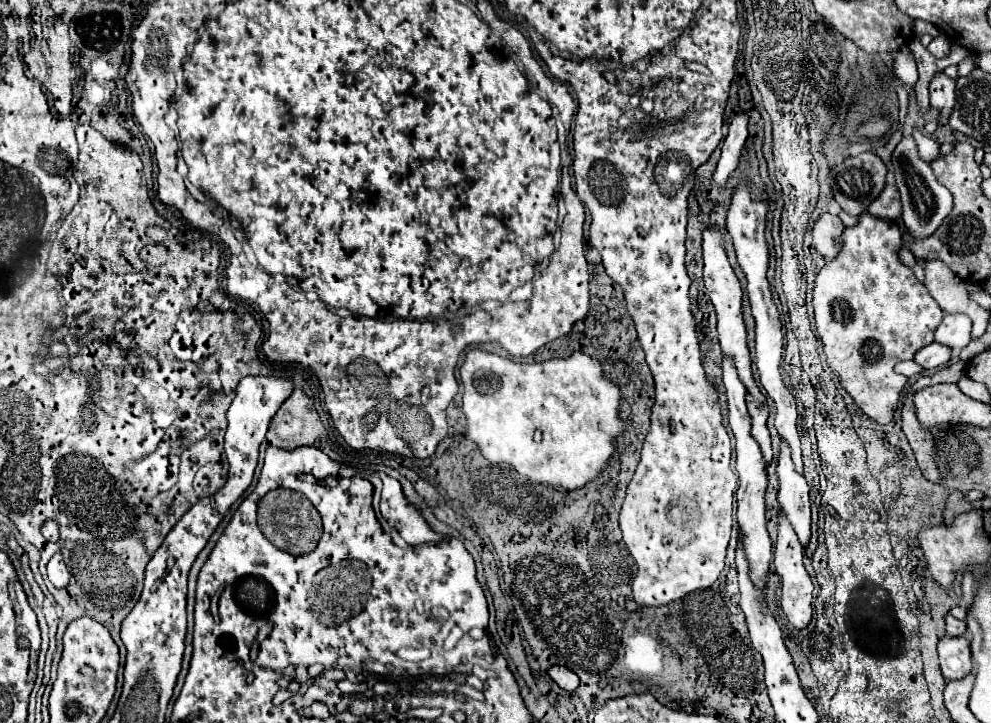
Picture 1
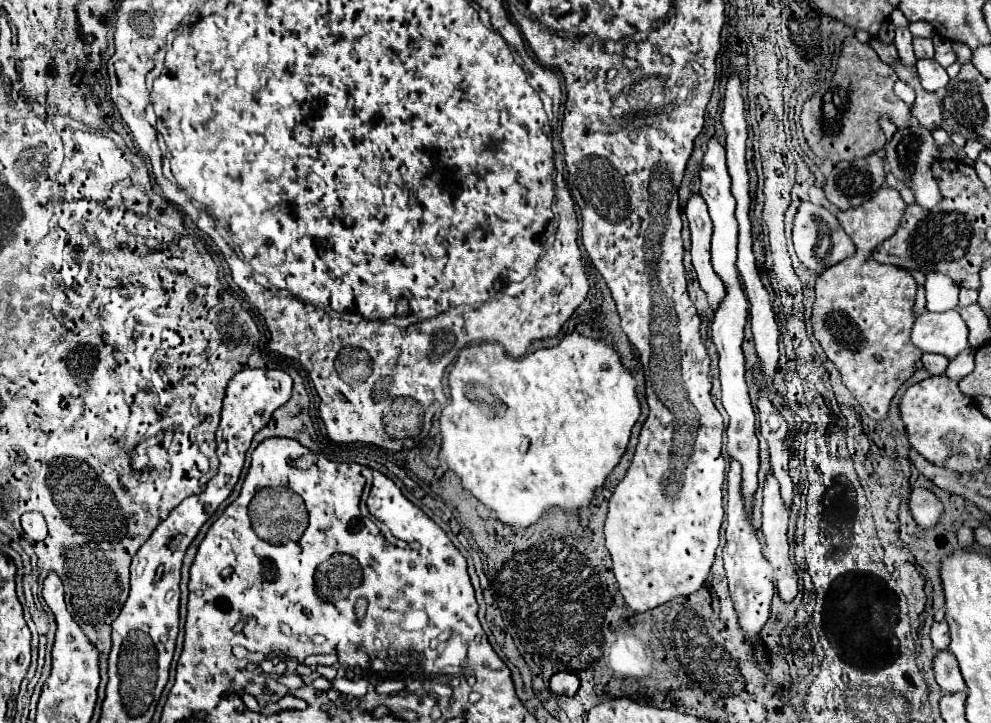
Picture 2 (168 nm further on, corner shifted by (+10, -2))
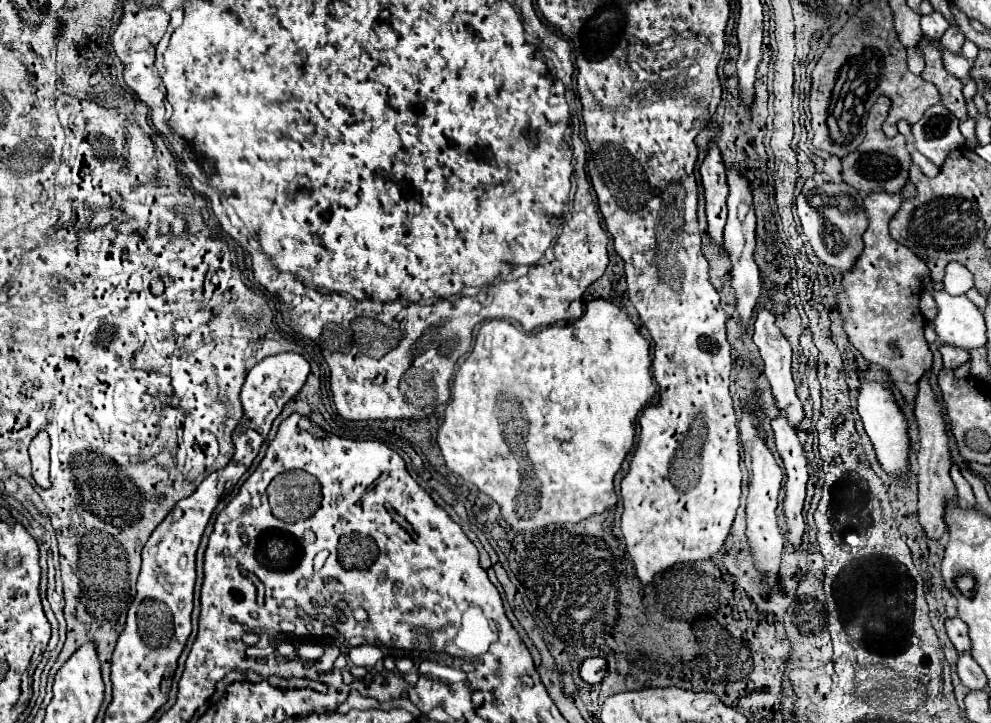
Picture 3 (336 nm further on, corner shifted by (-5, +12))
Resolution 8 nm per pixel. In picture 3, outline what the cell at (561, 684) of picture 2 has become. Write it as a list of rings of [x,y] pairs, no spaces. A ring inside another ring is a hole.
[[[594,657],[594,659],[586,659],[580,667],[580,675],[586,683],[596,685],[602,683],[604,675],[606,675],[606,661],[602,657]]]

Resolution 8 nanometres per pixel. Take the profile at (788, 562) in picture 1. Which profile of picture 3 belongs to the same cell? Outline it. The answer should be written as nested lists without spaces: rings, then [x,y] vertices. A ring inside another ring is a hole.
[[[778,415],[770,421],[776,449],[784,461],[786,471],[786,497],[784,497],[784,515],[788,523],[788,535],[786,539],[800,549],[802,533],[804,533],[804,517],[802,517],[802,505],[806,497],[806,483],[808,483],[808,459],[804,455],[804,449],[800,445],[800,439],[796,435],[796,429],[788,425],[788,419]]]

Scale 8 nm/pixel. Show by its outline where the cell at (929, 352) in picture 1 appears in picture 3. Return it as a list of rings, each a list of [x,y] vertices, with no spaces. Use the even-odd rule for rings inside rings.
[[[942,345],[940,347],[940,353],[944,357],[944,367],[946,369],[956,369],[956,367],[964,365],[970,359],[970,353],[968,351],[958,349],[958,347],[952,347],[952,345]]]

